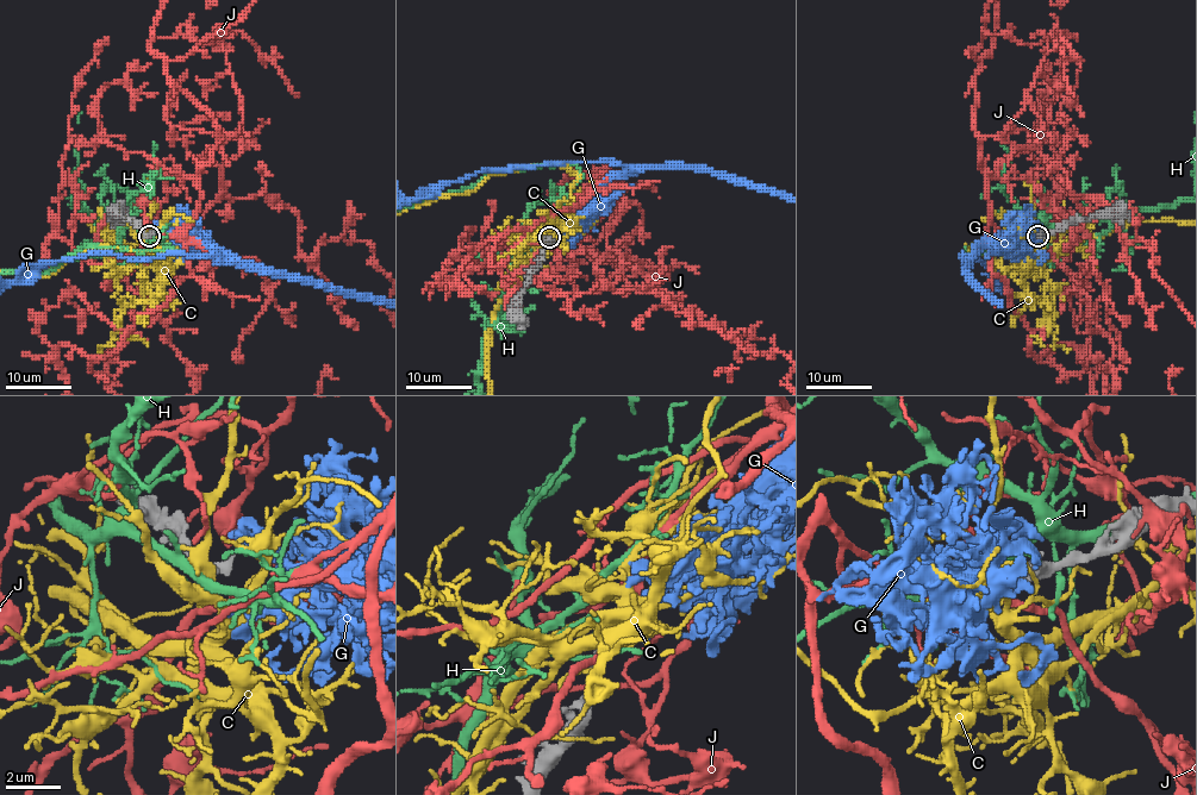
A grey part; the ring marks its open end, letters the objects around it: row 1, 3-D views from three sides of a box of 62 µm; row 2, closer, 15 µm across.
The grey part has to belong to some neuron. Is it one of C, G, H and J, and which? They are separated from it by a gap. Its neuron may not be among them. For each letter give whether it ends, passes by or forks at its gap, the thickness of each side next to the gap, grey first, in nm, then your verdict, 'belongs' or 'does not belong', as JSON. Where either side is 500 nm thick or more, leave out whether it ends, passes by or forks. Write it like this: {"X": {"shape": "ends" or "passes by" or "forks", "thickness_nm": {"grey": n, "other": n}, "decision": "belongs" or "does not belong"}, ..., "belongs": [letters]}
{"C": {"shape": "forks", "thickness_nm": {"grey": 360, "other": 440}, "decision": "does not belong"}, "G": {"shape": "forks", "thickness_nm": {"grey": 360, "other": 320}, "decision": "does not belong"}, "H": {"shape": "forks", "thickness_nm": {"grey": 360, "other": 280}, "decision": "does not belong"}, "J": {"shape": "passes by", "thickness_nm": {"grey": 360, "other": 280}, "decision": "does not belong"}, "belongs": []}

